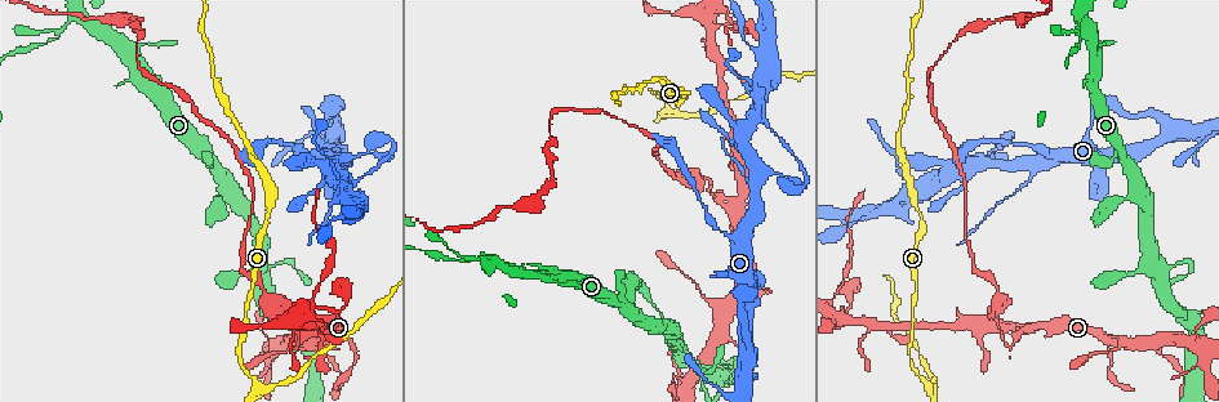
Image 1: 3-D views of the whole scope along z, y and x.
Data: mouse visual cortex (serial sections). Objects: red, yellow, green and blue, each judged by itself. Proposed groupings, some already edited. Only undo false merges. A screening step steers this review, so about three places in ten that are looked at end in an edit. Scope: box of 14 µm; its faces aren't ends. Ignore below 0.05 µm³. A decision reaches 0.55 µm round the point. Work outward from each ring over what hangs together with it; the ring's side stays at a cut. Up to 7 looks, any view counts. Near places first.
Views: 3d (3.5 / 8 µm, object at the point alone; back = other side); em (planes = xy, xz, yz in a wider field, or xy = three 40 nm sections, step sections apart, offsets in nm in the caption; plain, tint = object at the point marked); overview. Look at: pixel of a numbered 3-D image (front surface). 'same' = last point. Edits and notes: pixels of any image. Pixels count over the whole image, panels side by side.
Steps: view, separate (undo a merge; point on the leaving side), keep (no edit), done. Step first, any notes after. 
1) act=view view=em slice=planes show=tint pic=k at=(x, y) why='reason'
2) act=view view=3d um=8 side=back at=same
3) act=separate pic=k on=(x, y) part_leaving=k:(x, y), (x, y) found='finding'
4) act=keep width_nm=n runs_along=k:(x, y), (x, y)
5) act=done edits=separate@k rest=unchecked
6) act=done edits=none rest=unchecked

act=view view=3d um=8 pic=1 at=(1146, 266) why='four or more arms meet'

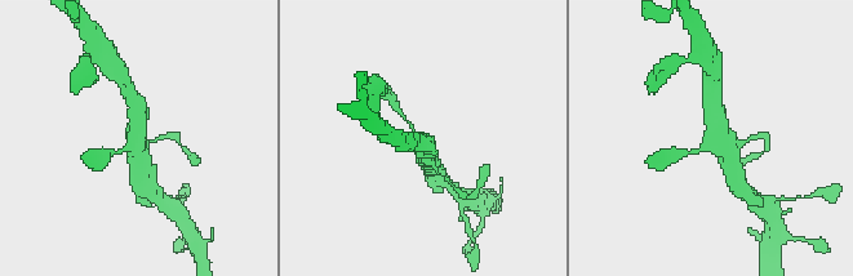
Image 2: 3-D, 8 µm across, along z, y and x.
act=view view=em slice=planes show=tint pic=2 at=(130, 140) why='shape alone is not enough'

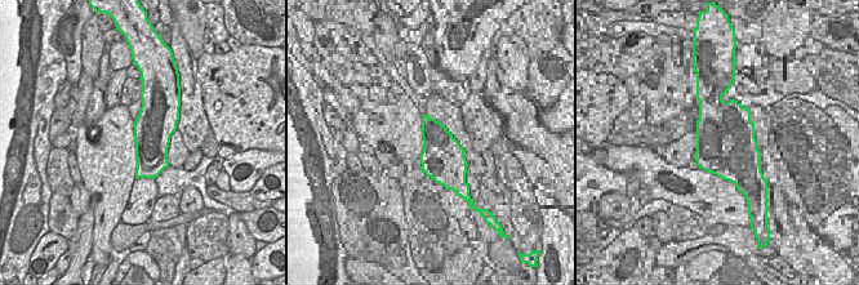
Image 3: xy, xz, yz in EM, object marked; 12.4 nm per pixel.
act=keep width_nm=480 runs_along=2:(715, 101), (720, 137), (733, 172) found='one cell here'

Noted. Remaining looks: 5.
act=view view=3d um=3.5 side=back pic=1 at=(258, 387) why='arms part here'

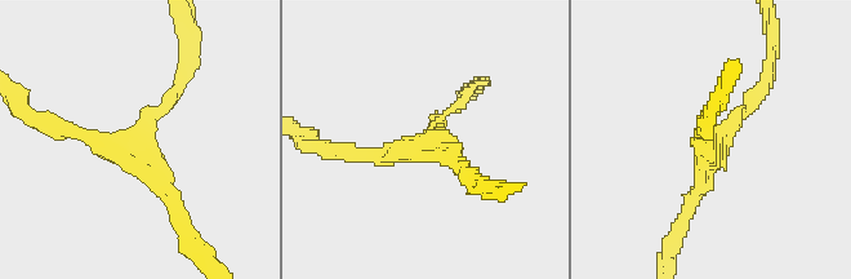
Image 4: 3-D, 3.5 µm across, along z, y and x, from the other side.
act=view view=em slice=xy step=5 show=tint pic=4 at=(141, 138) arms=3 arm_widths_nm=150,200,200

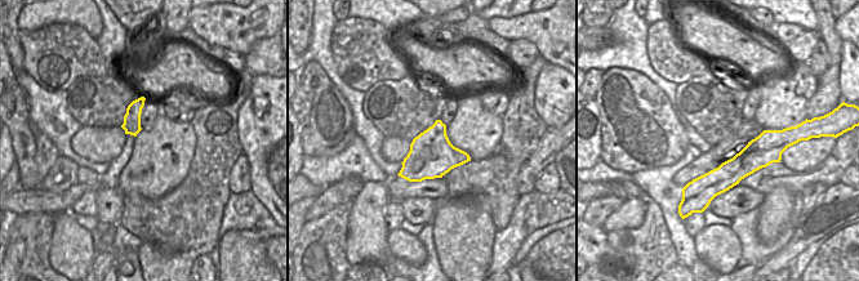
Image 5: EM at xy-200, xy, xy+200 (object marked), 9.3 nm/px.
act=view view=em slice=planes show=tint at=same

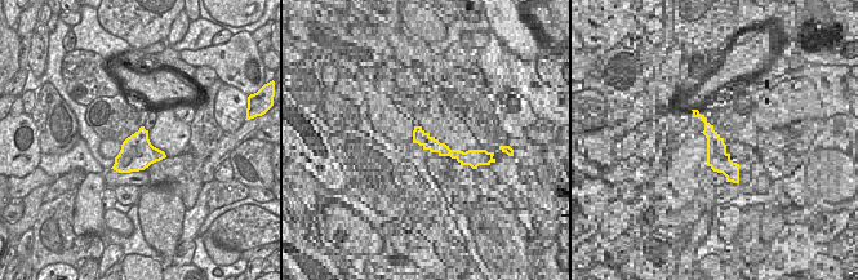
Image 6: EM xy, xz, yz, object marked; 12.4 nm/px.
act=keep runs_along=4:(467, 92), (432, 138), (360, 154) found='one cell here'

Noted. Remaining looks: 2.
act=view view=3d um=3.5 pic=1 at=(1011, 345) why='abrupt turn'

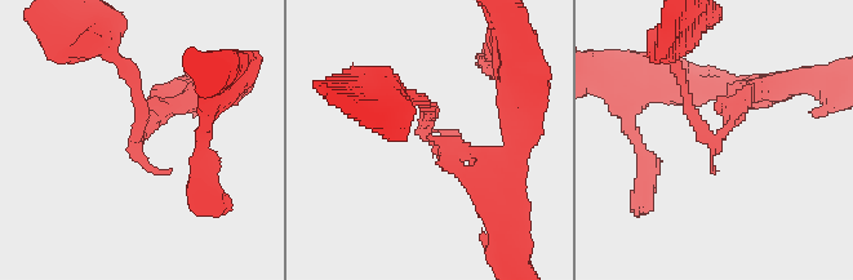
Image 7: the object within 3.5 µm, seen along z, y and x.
act=view view=em slice=xy step=5 show=tint pic=7 at=(713, 142) why='shape alone is not enough'

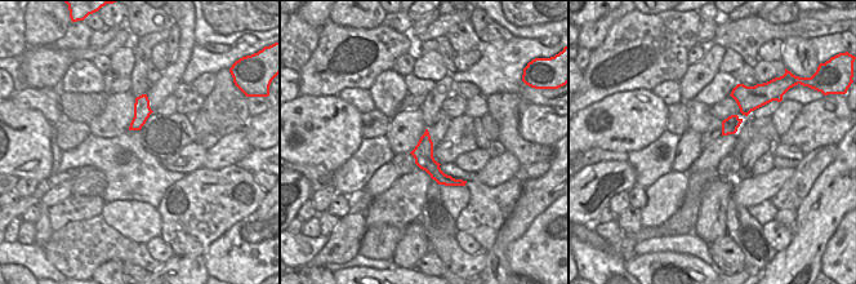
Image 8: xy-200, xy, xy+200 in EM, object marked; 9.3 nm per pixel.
act=separate pic=7 on=(138, 100) part_leaving=7:(141, 137), (137, 85), (105, 47) found='a second cell is stuck on'

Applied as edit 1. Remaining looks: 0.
act=done edits=separate@7 rest=unchecked

